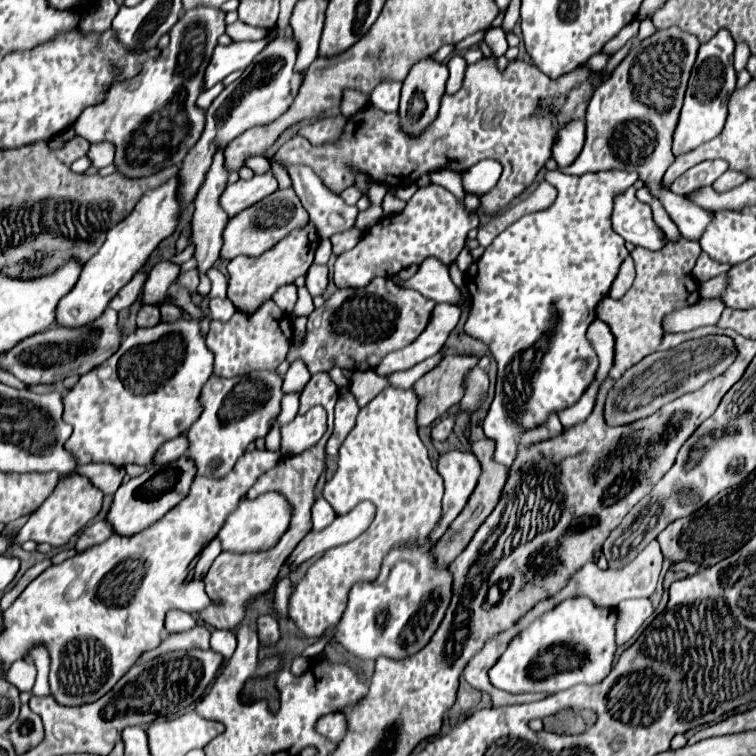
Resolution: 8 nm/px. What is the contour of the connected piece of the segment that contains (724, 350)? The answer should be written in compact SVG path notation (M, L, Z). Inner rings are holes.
M705 336L697 340L687 340L677 348L649 354L639 362L641 364L639 370L647 372L641 372L641 376L621 376L615 382L615 386L609 390L605 404L605 420L611 426L623 426L647 418L655 414L663 404L675 400L685 392L699 390L717 374L723 374L729 368L729 362L733 362L735 358L737 358L737 348L729 336ZM673 384L685 384L685 388L675 388L673 394Z

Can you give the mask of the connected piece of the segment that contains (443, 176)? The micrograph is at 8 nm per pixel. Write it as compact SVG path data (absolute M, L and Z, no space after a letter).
M442 168L440 171L432 172L430 177L433 183L443 186L463 202L465 191L462 186L460 173Z

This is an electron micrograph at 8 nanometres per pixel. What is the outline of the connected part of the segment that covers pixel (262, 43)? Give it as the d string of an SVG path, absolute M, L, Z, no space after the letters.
M277 34L265 36L263 40L257 40L257 42L233 42L229 46L217 46L209 62L209 68L205 72L205 90L221 82L231 72L245 70L245 66L249 66L253 58L275 38Z

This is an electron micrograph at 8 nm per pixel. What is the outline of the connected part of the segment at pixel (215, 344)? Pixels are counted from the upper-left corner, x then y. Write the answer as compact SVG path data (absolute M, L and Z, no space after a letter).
M267 300L253 316L243 316L241 312L235 312L235 316L225 324L211 322L211 330L207 334L207 348L215 356L213 374L231 378L261 370L273 372L285 360L291 340L293 340L293 326L289 314L281 312L277 304L273 304L273 300Z

